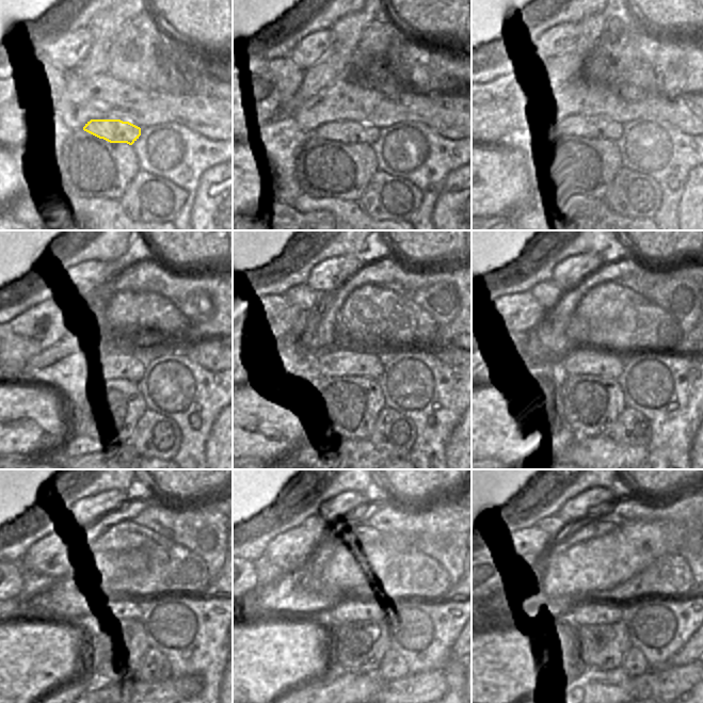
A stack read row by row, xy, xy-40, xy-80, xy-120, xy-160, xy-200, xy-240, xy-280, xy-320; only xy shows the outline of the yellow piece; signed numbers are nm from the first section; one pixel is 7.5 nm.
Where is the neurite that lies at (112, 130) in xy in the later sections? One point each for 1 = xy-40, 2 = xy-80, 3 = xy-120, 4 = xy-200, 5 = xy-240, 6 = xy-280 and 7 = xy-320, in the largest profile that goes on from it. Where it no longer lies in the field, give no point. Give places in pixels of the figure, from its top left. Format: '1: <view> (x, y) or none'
1: xy-40 (342, 131)
2: xy-80 (592, 127)
3: xy-120 (91, 364)
4: xy-200 (577, 361)
5: xy-240 (105, 602)
6: xy-280 (347, 608)
7: xy-320 (588, 611)

